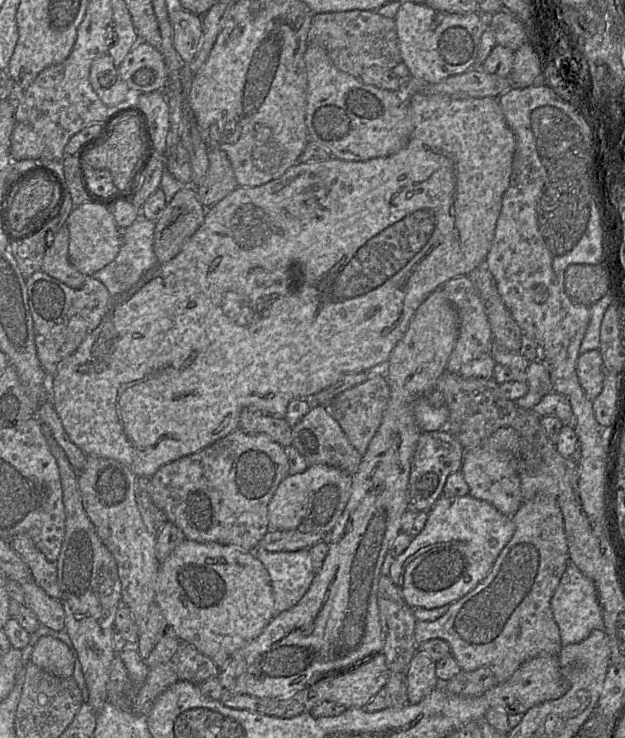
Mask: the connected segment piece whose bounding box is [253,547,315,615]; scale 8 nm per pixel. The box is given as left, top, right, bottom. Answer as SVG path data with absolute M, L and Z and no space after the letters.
M257 547L253 552L269 574L275 615L295 606L315 575L308 549L269 552Z

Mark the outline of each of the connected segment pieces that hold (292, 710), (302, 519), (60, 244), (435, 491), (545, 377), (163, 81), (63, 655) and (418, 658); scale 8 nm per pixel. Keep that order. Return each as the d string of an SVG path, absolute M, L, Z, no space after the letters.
M381 651L357 665L352 665L349 669L324 674L308 687L289 696L262 698L224 690L220 702L231 709L247 710L282 719L291 719L300 714L309 713L315 706L323 702L334 702L343 705L346 709L363 708L384 688L389 674L386 657Z
M310 465L303 473L288 475L268 505L269 530L300 530L327 535L342 515L351 495L352 475L328 465Z
M64 225L47 248L41 270L71 288L79 289L87 276L76 270L69 262L68 247L69 231Z
M446 429L422 431L414 452L409 483L408 509L415 512L428 512L442 496L448 476L461 469L464 448Z
M540 359L529 362L525 382L528 392L516 400L516 404L523 409L532 409L545 395L553 392L549 370Z
M144 41L133 47L117 69L133 94L164 91L168 82L162 54Z
M40 637L32 652L31 661L57 677L73 676L74 655L64 642L55 637Z
M417 651L405 672L409 704L419 703L435 687L440 686L435 673L436 663L426 654Z

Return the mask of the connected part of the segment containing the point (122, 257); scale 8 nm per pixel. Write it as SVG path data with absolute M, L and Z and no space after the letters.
M141 214L134 223L127 227L126 237L116 258L102 269L95 272L92 277L102 282L111 296L115 296L133 287L139 279L158 263L154 253L154 233L156 222L146 219Z

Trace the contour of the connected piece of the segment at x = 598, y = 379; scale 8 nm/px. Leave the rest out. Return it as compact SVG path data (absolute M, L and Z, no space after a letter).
M599 349L580 354L576 371L585 395L593 402L602 391L605 377L603 358Z

